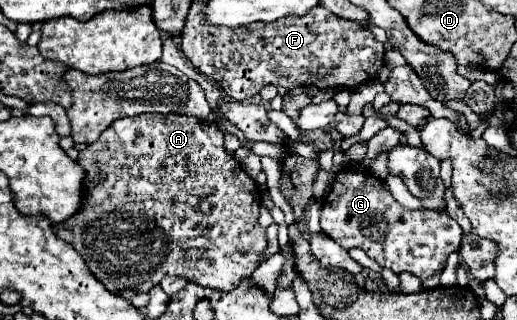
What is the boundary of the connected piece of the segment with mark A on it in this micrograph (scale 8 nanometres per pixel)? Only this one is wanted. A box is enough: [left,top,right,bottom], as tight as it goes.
[54,113,268,300]

